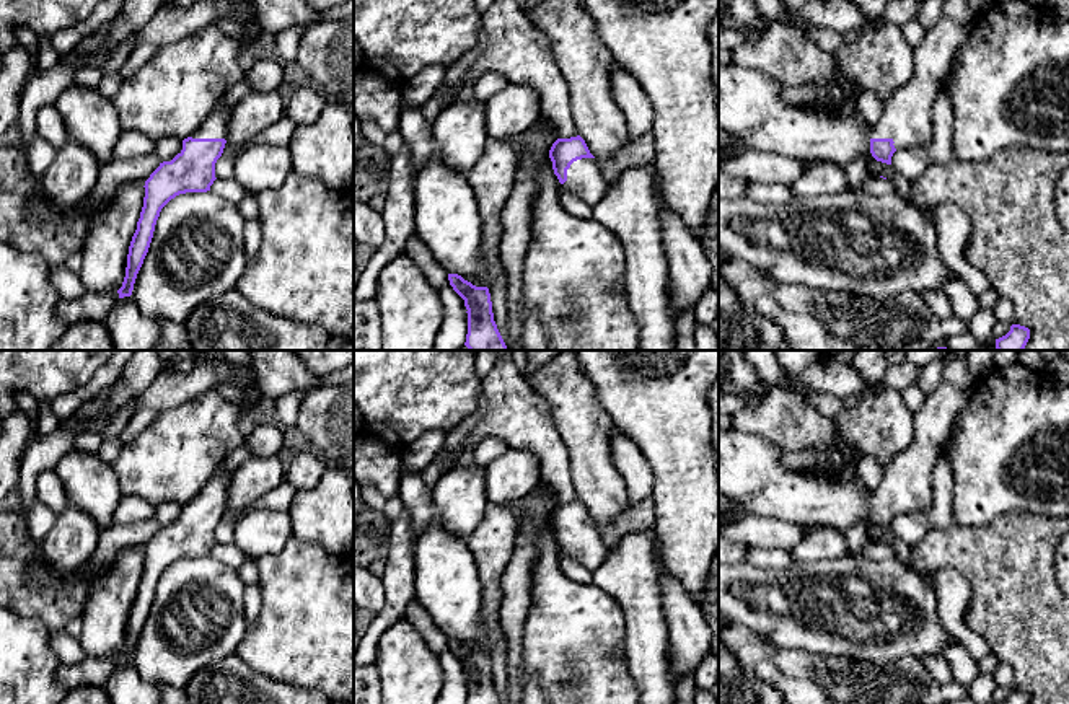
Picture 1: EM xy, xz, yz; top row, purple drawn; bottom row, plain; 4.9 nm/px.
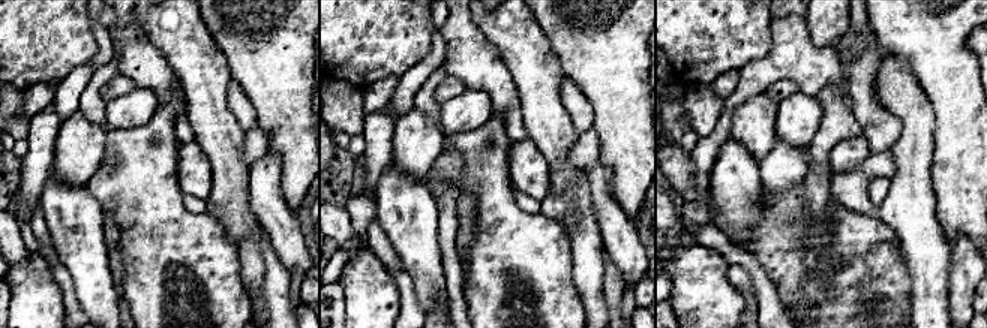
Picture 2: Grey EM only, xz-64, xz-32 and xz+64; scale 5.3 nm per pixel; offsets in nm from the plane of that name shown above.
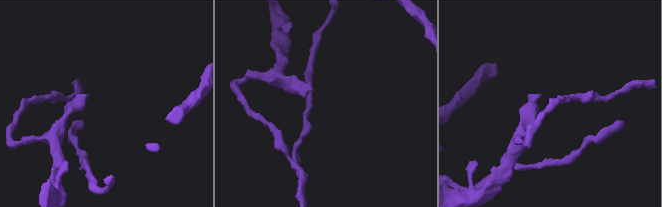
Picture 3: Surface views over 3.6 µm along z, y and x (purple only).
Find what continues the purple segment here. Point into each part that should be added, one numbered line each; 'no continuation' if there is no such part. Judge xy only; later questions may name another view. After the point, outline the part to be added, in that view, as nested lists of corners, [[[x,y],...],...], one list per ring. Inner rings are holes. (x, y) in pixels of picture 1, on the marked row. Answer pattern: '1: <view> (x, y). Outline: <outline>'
1: xy (215, 126). Outline: [[[223,98],[217,101],[202,125],[191,135],[192,139],[227,139],[231,106]]]

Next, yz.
1: yz (906, 118). Outline: [[[944,0],[937,24],[914,47],[914,75],[883,106],[870,139],[891,139],[896,150],[926,147],[932,140],[932,104],[971,29],[968,0]]]

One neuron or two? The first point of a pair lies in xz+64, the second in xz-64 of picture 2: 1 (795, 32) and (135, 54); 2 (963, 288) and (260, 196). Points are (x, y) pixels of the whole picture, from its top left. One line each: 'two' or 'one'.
1: one
2: one

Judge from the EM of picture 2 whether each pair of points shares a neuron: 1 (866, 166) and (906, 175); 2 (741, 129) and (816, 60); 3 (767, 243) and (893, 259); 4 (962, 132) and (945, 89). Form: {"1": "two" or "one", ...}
{"1": "two", "2": "two", "3": "one", "4": "one"}

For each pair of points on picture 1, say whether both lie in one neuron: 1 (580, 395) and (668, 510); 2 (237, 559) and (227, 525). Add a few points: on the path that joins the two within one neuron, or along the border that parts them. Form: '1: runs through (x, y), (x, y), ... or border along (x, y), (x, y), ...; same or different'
1: border along (597, 393), (616, 427); different
2: border along (217, 543), (232, 545); different

